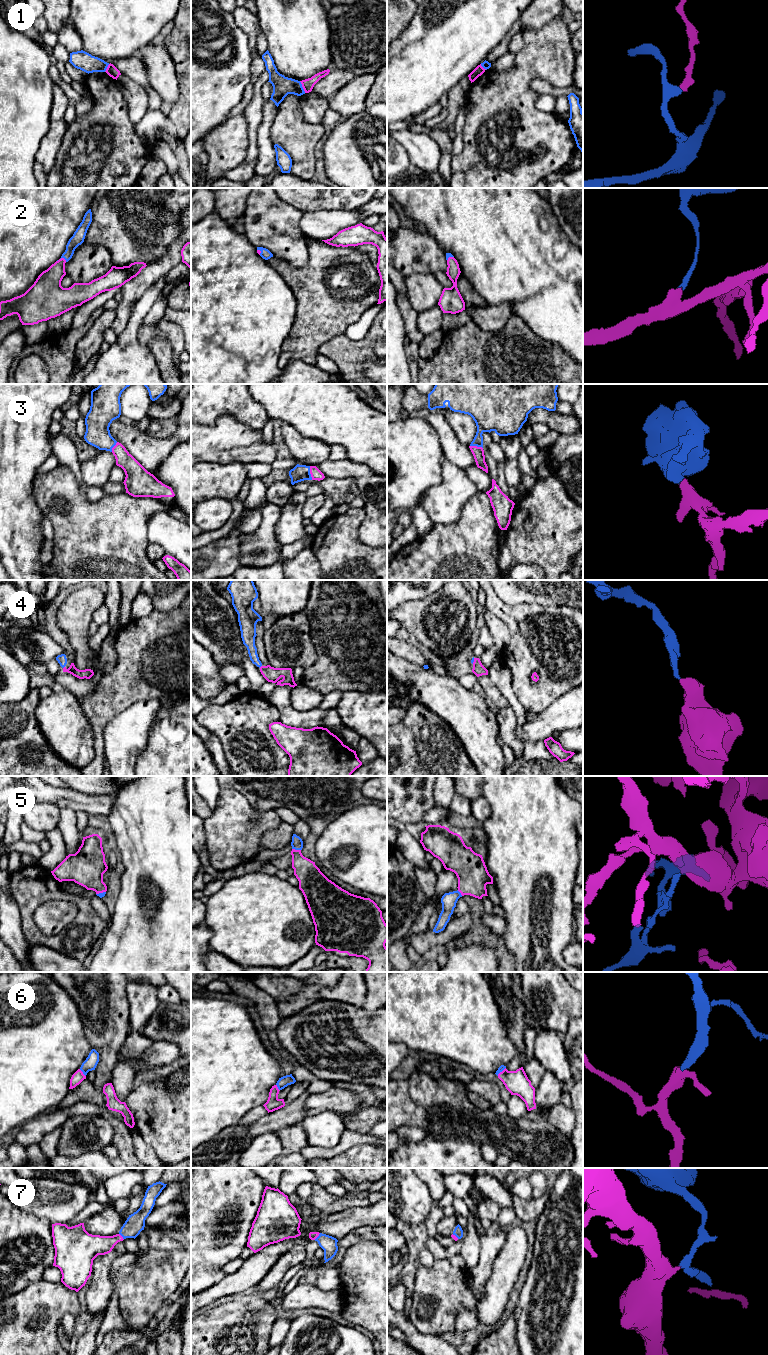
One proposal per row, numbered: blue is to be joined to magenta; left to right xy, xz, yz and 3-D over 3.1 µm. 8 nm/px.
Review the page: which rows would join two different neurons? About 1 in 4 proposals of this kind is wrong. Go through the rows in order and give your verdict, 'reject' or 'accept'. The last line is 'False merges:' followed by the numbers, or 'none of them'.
1: reject
2: accept
3: accept
4: accept
5: accept
6: accept
7: accept
False merges: 1

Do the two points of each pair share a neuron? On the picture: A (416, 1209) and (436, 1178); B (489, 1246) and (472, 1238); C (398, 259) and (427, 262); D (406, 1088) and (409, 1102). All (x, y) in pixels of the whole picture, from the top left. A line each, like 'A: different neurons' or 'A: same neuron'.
A: different neurons
B: different neurons
C: same neuron
D: same neuron

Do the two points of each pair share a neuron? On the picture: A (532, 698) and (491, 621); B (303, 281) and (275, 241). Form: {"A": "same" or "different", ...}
{"A": "different", "B": "different"}

